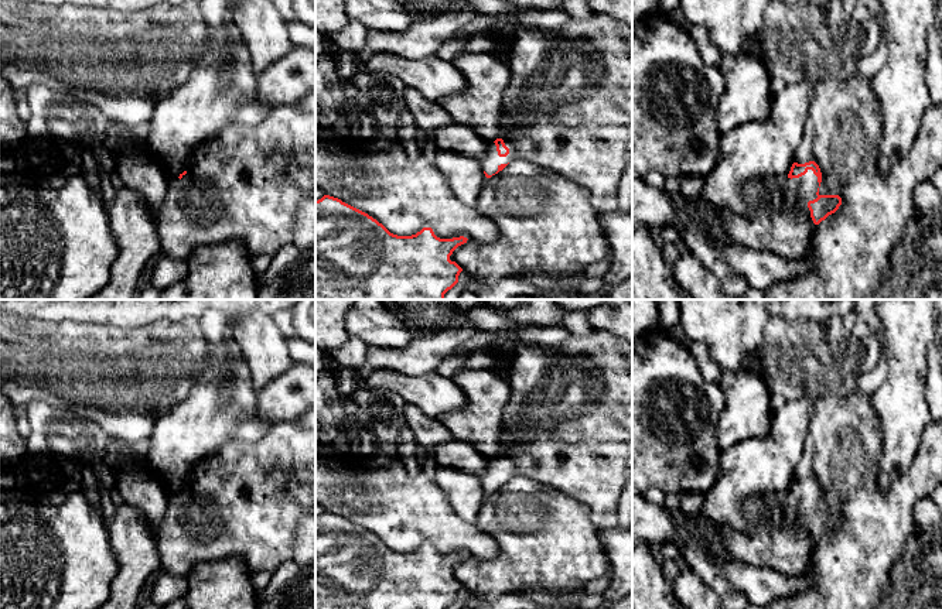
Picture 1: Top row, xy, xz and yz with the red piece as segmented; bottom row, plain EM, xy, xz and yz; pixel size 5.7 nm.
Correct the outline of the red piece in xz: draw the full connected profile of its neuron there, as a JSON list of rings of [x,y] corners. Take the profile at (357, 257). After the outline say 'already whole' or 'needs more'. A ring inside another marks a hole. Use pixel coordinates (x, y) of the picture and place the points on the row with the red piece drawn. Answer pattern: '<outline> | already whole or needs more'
[[[324,195],[315,201],[315,300],[444,300],[463,271],[450,256],[467,240],[440,239],[431,227],[397,236],[368,213]]] | already whole

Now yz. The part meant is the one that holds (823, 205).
[[[815,161],[793,162],[786,177],[771,177],[750,181],[744,191],[751,213],[741,216],[728,209],[720,209],[717,216],[727,237],[744,247],[768,250],[781,257],[806,254],[815,233],[815,226],[835,213],[842,205],[839,195],[820,195],[822,172]]] | needs more

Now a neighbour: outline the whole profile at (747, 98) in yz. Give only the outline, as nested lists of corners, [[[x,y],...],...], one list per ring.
[[[740,52],[724,55],[719,68],[726,79],[726,90],[719,102],[717,123],[720,134],[745,124],[762,122],[771,114],[772,66],[767,57]]]

